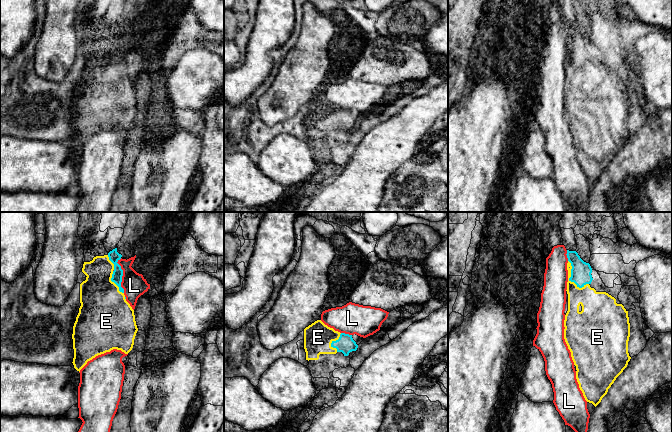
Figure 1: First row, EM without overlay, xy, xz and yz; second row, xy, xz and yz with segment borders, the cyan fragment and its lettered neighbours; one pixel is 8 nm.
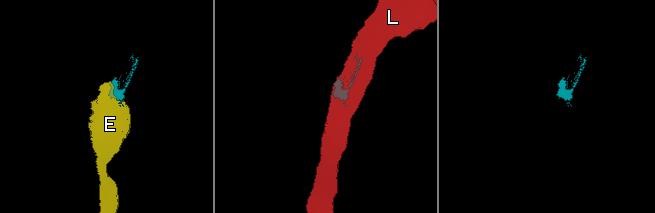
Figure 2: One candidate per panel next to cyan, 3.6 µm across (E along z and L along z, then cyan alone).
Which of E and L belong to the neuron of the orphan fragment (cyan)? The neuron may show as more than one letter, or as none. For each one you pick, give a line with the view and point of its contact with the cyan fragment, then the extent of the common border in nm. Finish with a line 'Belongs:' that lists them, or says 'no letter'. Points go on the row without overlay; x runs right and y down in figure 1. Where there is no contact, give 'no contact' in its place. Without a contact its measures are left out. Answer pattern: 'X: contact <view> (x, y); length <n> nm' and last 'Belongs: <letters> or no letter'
E: contact yz (569, 55); length 260 nm
Belongs: E

